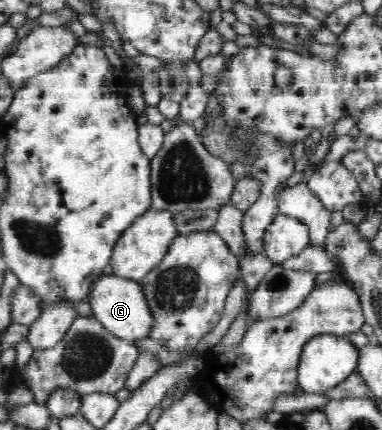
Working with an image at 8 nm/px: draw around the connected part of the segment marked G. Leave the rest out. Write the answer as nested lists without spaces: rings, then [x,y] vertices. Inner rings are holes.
[[[104,275],[98,280],[88,296],[93,316],[96,317],[105,328],[126,344],[138,344],[142,340],[152,338],[155,331],[155,313],[151,311],[147,296],[144,294],[140,282],[121,279],[112,275]]]

